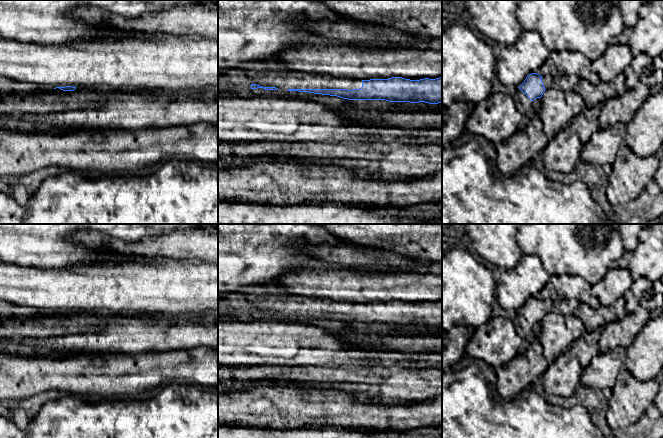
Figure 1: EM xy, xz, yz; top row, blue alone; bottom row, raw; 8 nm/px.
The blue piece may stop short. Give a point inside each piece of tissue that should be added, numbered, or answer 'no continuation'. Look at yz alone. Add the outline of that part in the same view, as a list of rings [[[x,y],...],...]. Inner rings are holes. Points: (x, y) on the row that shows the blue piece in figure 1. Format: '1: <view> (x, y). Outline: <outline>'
1: yz (547, 81). Outline: [[[543,76],[542,77],[542,82],[543,82],[545,89],[551,88],[553,79],[554,78],[552,76]]]
2: yz (523, 104). Outline: [[[519,88],[513,96],[517,110],[525,116],[532,109],[532,101]]]

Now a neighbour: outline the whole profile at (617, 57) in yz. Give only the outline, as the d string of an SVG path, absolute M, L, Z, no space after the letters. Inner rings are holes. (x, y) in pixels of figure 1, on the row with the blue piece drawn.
M611 43L599 58L592 61L591 67L600 82L613 82L631 64L633 57L629 46Z

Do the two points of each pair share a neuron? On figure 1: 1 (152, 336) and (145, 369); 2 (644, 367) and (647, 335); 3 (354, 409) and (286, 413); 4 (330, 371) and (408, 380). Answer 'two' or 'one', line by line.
1: two
2: one
3: one
4: one

